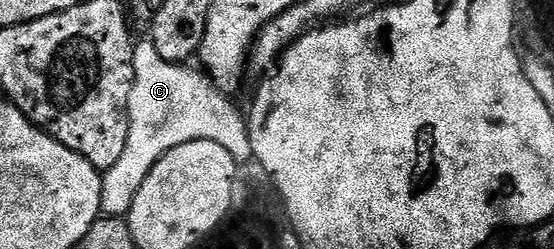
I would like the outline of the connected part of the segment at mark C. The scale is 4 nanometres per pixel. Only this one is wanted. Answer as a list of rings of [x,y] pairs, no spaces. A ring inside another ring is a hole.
[[[150,39],[137,40],[132,50],[132,66],[136,74],[132,90],[128,96],[128,138],[126,139],[126,151],[122,151],[118,163],[114,167],[103,170],[102,173],[102,203],[101,214],[105,217],[127,218],[130,207],[134,203],[134,195],[138,195],[138,187],[146,180],[146,175],[174,147],[182,147],[182,143],[191,141],[209,141],[218,143],[230,151],[230,155],[238,163],[253,160],[252,144],[250,143],[250,131],[243,112],[240,113],[231,105],[229,98],[224,96],[220,89],[206,75],[195,73],[188,69],[187,64],[167,61],[158,55],[158,47]]]

